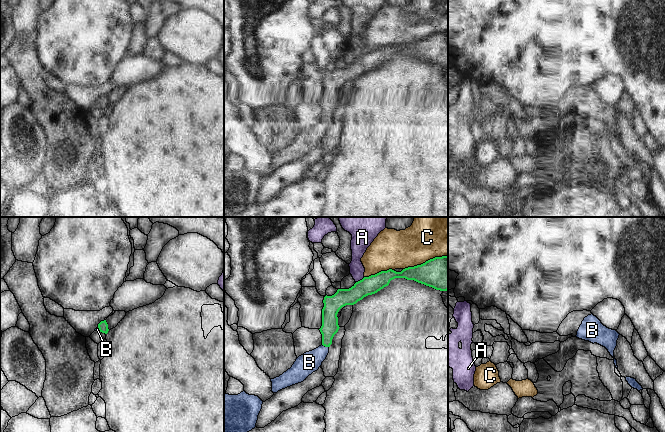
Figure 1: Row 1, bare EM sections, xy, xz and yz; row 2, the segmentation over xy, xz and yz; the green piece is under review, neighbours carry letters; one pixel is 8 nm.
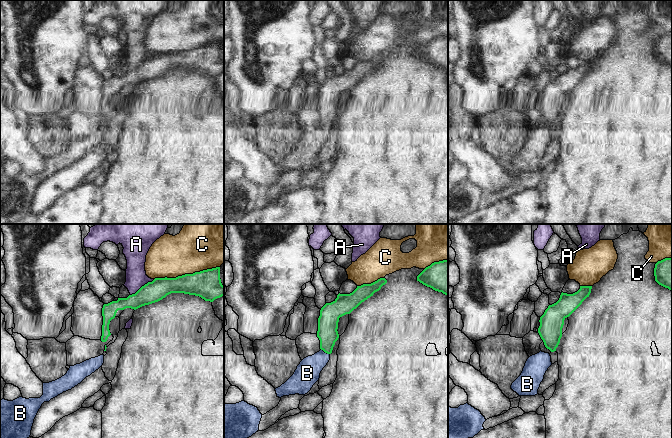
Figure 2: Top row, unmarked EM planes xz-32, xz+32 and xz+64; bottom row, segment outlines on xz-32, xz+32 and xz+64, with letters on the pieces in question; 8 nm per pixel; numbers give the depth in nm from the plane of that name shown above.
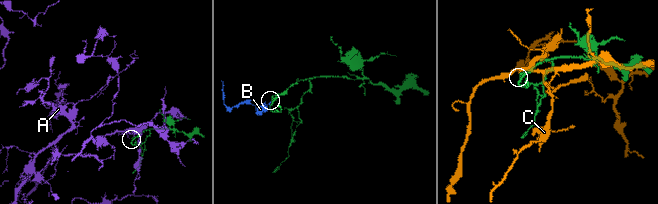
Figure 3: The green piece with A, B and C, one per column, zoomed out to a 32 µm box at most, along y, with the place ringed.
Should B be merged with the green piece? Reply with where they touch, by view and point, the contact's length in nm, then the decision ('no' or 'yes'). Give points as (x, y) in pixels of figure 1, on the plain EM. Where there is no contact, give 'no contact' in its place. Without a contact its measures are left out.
contact xz (325, 122); length 60 nm; yes

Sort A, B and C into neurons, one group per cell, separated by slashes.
A / B / C

